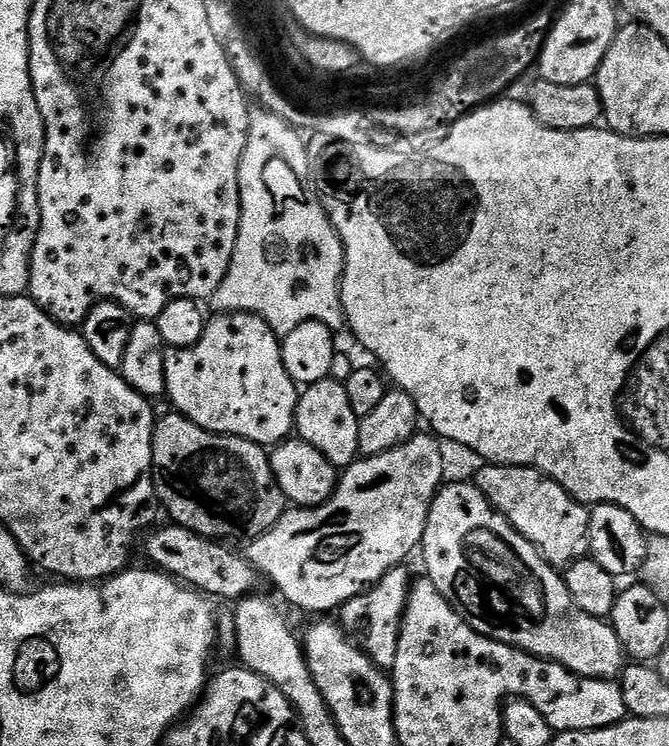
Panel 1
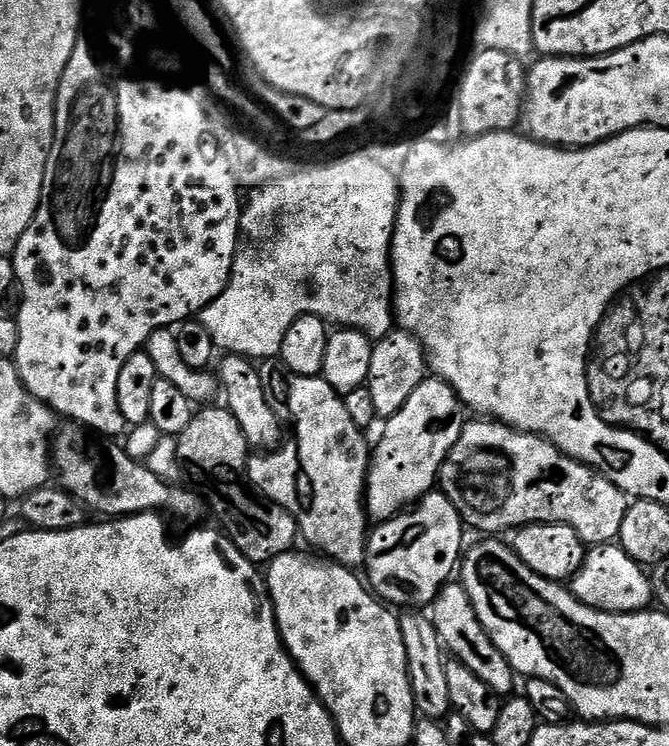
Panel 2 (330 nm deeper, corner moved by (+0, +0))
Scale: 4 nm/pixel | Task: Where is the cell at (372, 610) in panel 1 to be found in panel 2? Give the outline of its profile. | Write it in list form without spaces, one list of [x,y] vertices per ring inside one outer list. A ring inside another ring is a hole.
[[[443,490],[429,492],[415,506],[373,527],[366,561],[366,580],[371,591],[385,605],[404,608],[400,610],[427,609],[440,589],[453,579],[452,571],[457,571],[461,563],[466,548],[464,532],[464,519]]]

